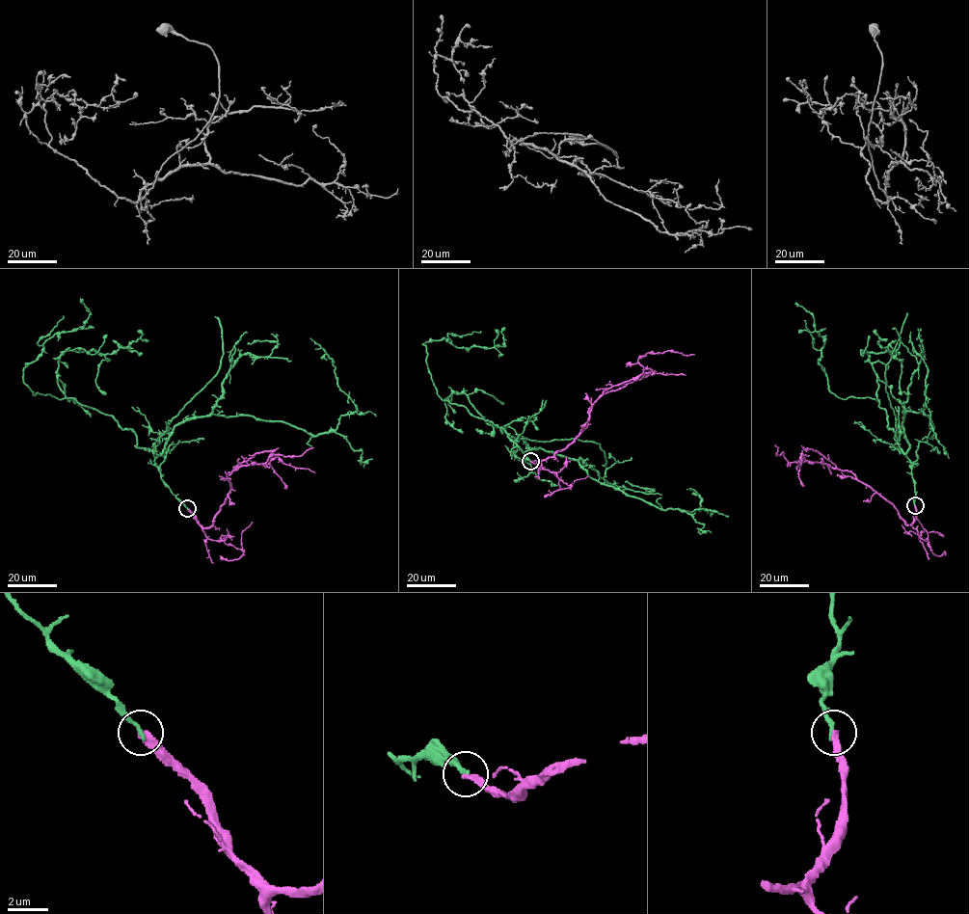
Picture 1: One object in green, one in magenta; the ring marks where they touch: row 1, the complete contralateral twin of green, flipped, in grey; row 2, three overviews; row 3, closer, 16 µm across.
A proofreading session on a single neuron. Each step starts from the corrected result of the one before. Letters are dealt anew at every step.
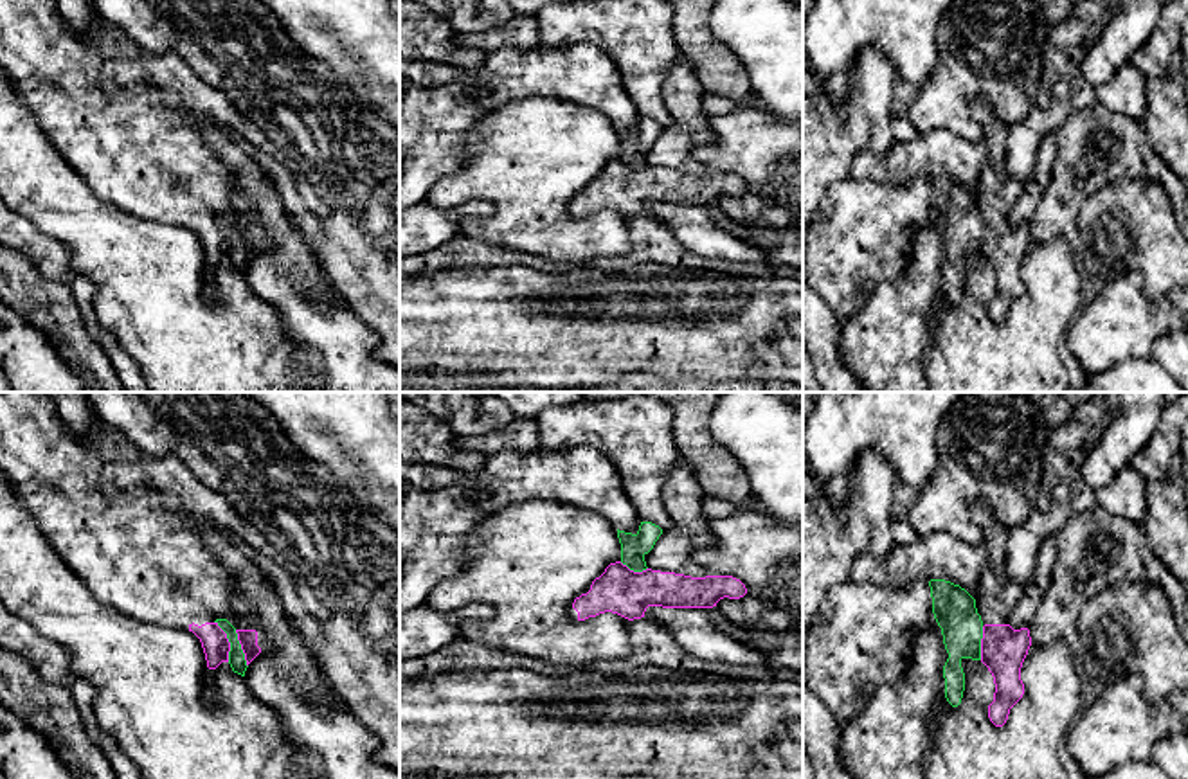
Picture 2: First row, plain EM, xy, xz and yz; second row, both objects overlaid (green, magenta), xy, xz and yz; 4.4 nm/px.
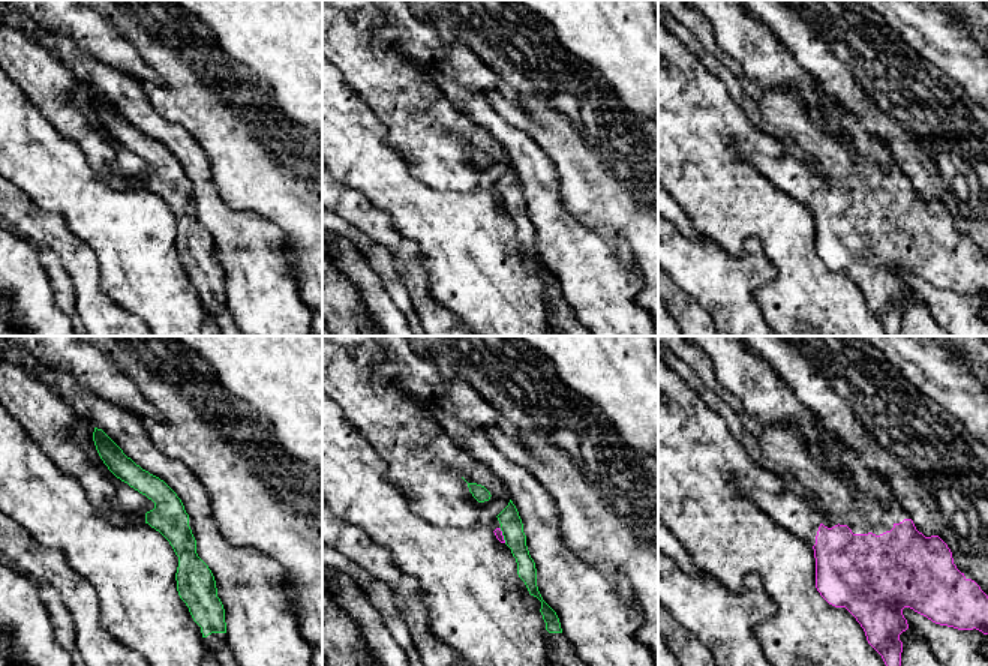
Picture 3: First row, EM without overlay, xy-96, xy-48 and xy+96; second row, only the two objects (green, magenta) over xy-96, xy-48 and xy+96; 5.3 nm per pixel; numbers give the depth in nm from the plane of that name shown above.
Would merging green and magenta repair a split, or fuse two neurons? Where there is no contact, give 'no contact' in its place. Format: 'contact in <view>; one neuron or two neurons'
contact in xy; two neurons

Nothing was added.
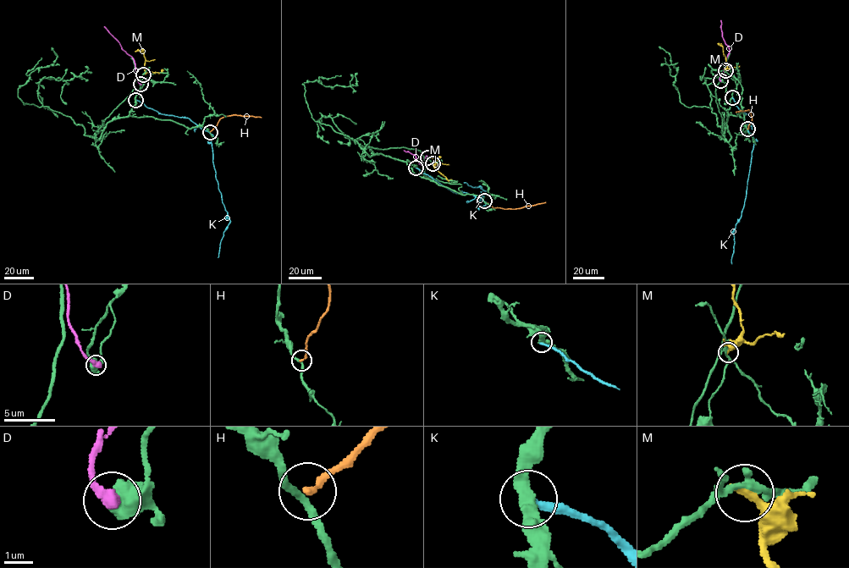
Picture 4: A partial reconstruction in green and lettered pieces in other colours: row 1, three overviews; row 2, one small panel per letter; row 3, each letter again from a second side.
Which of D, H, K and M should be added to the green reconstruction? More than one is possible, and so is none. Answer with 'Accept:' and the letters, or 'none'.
Accept: none

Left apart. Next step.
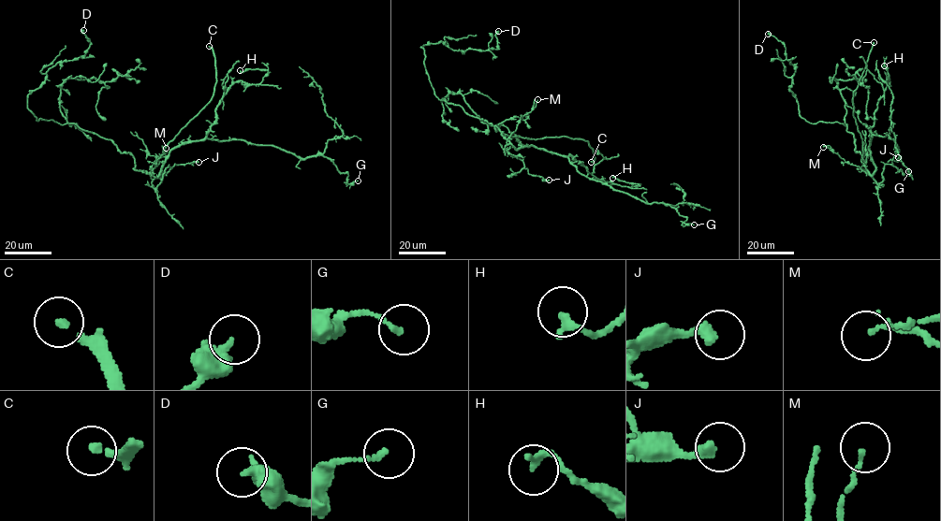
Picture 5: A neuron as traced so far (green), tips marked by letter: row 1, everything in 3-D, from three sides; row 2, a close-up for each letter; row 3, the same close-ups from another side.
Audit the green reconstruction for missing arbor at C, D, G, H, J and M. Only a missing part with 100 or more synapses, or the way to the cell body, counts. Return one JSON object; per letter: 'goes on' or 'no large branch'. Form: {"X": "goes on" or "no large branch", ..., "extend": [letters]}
{"C": "goes on", "D": "no large branch", "G": "no large branch", "H": "no large branch", "J": "no large branch", "M": "no large branch", "extend": ["C"]}

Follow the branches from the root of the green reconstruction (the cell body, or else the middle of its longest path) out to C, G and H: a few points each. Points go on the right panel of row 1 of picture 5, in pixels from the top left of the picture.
C: (871, 175), (862, 159), (862, 139), (853, 116), (852, 98), (874, 42)
G: (871, 175), (875, 169), (869, 147), (873, 135), (893, 138), (908, 171)
H: (871, 175), (875, 169), (869, 147), (871, 128), (888, 76), (889, 79), (886, 64), (884, 65)

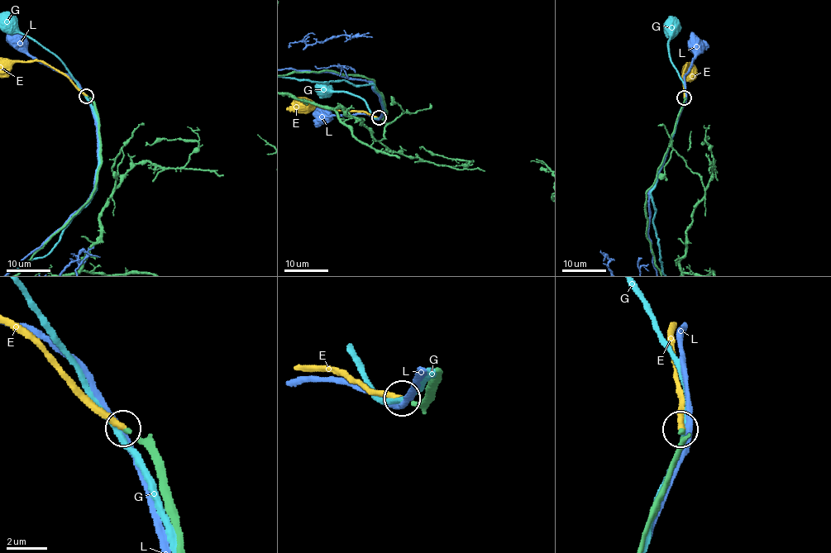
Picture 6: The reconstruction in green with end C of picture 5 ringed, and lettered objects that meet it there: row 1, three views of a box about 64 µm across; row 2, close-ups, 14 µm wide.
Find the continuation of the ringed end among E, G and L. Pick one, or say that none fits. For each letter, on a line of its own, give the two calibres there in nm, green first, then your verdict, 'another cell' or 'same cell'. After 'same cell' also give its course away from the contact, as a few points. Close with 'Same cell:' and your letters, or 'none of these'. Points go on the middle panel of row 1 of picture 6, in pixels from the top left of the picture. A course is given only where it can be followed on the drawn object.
E: 200 nm thick on the green side, 280 nm on the other; same cell
G: 180 nm thick on the green side, 240 nm on the other; another cell
L: 200 nm thick on the green side, 280 nm on the other; another cell
Same cell: E

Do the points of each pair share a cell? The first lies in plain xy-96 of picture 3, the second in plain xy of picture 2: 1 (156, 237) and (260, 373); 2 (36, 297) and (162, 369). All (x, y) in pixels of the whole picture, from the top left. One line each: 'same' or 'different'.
1: same
2: different

